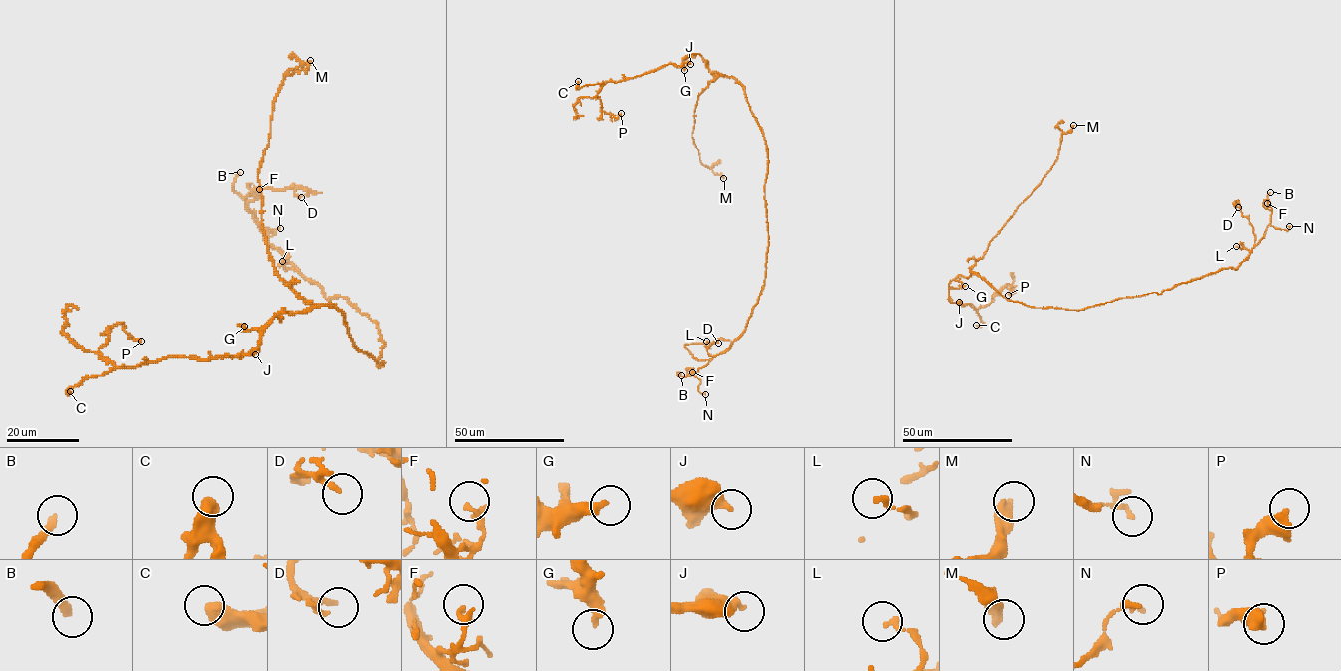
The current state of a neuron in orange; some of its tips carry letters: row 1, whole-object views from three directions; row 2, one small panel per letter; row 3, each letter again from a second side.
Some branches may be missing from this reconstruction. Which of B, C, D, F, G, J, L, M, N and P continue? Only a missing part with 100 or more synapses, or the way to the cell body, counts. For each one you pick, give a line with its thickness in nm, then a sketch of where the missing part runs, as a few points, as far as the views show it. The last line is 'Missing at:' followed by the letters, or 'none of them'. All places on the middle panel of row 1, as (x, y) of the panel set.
B: calibre 240 nm; course (681, 375), (686, 364), (683, 345), (674, 336), (678, 333), (674, 331)
Missing at: B

